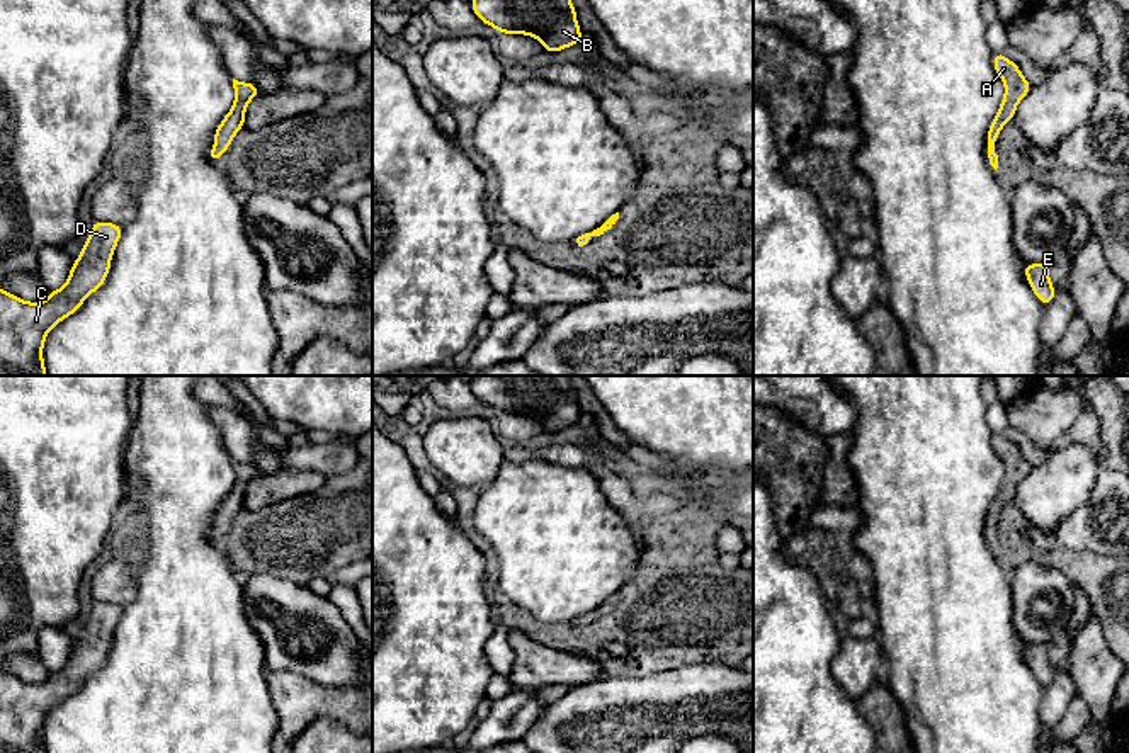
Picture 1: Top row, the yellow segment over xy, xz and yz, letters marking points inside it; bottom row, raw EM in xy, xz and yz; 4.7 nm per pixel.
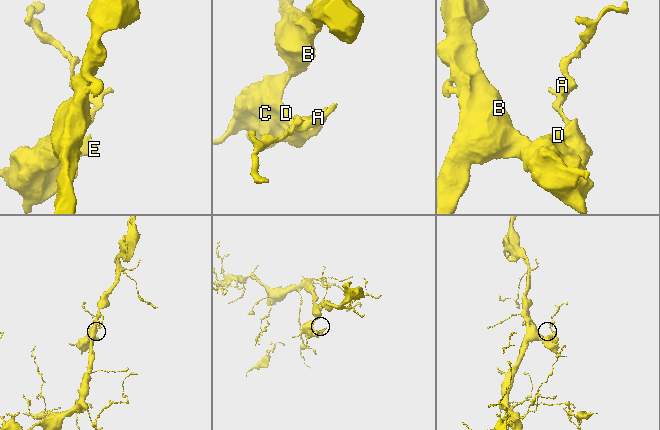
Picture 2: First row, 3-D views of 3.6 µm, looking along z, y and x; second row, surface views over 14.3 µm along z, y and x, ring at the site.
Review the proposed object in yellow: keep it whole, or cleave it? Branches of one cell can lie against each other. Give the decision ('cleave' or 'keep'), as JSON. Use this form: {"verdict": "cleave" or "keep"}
{"verdict": "keep"}

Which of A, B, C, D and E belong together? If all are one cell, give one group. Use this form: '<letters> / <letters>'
A B C D E

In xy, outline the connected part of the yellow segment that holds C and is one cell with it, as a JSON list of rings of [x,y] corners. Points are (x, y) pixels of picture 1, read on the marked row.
[[[94,221],[66,284],[43,303],[22,301],[0,287],[0,376],[46,376],[46,335],[105,282],[121,235],[122,226]]]

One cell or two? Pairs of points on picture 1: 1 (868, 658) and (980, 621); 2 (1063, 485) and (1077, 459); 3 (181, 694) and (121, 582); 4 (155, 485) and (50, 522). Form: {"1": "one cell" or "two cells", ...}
{"1": "two cells", "2": "one cell", "3": "two cells", "4": "two cells"}

